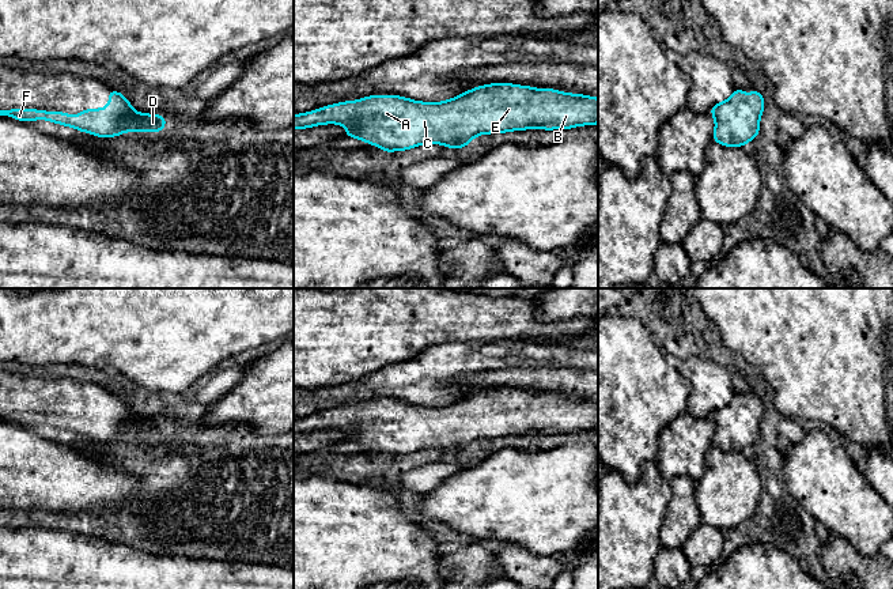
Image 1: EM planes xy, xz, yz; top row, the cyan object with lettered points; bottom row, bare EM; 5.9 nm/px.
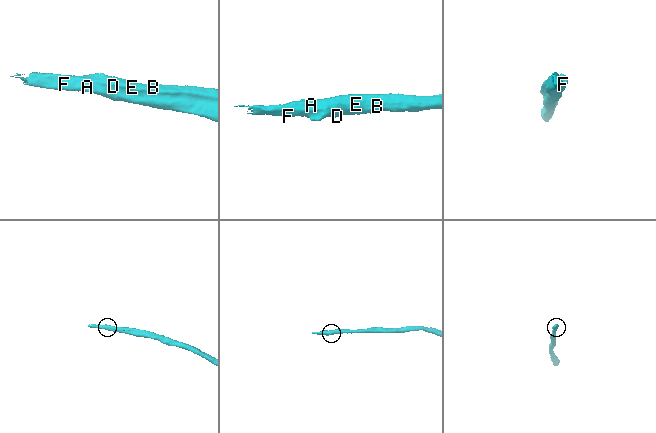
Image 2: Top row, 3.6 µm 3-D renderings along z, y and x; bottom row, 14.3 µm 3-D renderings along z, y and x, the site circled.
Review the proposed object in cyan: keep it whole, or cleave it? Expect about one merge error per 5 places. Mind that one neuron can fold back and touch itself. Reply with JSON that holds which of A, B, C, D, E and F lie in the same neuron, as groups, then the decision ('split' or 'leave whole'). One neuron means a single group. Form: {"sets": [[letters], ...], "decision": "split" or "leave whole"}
{"sets": [["A", "B", "C", "D", "E", "F"]], "decision": "leave whole"}

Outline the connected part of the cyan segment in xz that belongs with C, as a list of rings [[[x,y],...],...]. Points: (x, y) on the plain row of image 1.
[[[491,388],[477,390],[458,401],[443,407],[420,407],[400,400],[370,400],[357,405],[345,405],[294,420],[294,434],[306,434],[317,430],[338,428],[347,434],[345,442],[355,442],[379,452],[382,456],[406,456],[417,450],[442,449],[449,453],[465,453],[476,441],[504,438],[525,434],[572,434],[582,430],[598,428],[598,403],[586,399],[576,400],[553,393],[534,393],[511,388]]]

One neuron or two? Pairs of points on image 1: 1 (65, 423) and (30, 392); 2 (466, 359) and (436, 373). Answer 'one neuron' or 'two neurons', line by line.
1: one neuron
2: one neuron

